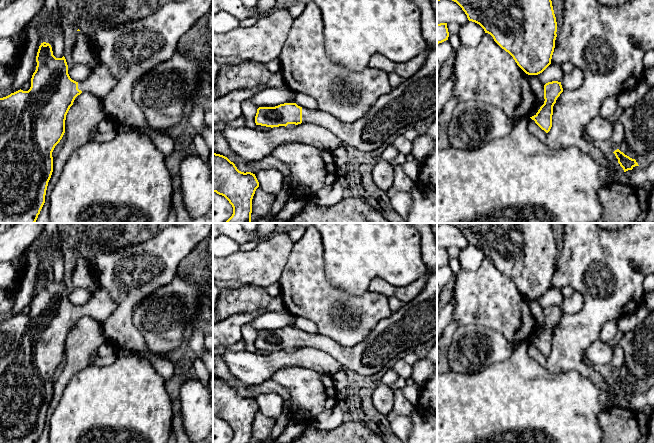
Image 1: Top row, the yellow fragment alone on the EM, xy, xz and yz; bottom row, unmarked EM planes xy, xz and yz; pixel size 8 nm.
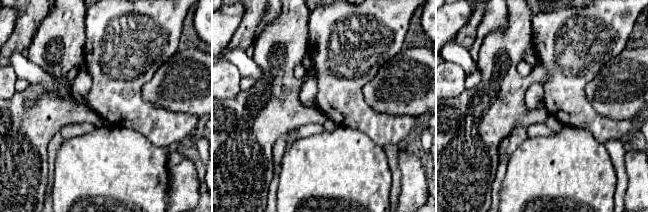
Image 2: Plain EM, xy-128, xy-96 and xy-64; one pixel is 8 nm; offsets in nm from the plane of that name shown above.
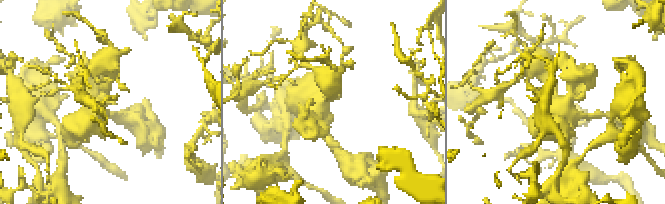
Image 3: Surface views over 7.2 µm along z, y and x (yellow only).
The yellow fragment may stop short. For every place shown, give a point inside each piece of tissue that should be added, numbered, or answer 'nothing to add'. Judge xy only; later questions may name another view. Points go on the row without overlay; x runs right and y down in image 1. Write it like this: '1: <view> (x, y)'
1: xy (100, 306)

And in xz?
1: xz (415, 323)

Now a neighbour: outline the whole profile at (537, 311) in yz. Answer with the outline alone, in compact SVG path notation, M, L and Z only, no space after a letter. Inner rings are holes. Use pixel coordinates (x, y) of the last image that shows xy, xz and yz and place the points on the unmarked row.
M530 299L530 310L532 312L532 315L536 319L537 324L541 329L544 328L544 309L542 306L538 303L537 299Z

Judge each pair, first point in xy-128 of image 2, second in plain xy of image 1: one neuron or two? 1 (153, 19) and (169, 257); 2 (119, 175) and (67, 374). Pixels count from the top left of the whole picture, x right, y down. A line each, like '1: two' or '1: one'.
1: one
2: two

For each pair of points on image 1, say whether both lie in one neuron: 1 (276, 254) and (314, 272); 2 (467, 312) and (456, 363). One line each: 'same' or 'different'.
1: different
2: different

